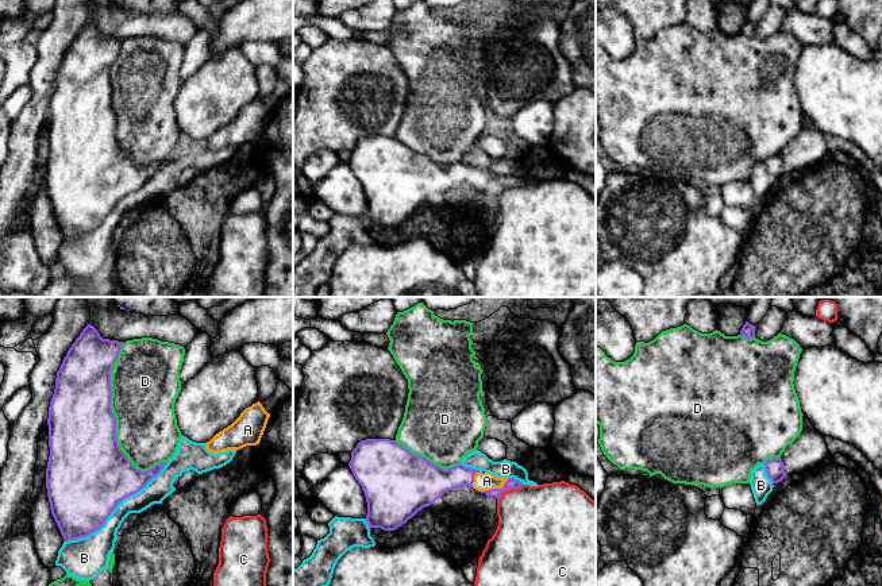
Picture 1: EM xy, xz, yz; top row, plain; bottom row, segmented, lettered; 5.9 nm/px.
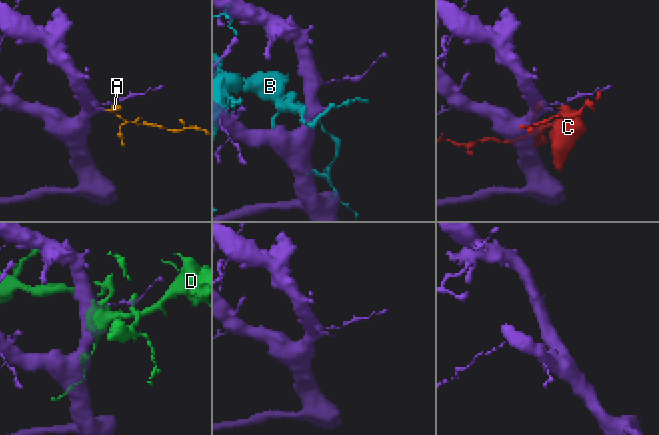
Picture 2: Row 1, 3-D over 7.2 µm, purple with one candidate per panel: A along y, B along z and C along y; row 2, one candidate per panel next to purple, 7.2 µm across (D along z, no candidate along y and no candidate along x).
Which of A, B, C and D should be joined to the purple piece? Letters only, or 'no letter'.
A

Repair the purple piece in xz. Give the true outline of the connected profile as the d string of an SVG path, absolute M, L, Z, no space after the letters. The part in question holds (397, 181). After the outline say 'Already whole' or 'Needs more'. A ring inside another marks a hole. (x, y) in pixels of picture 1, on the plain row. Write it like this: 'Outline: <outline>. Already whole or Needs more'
Outline: M390 136L359 139L351 150L348 163L366 194L367 212L365 217L369 225L384 228L397 227L419 208L439 197L447 188L469 184L498 197L504 189L523 184L523 180L515 176L497 176L463 162L444 167Z. Needs more

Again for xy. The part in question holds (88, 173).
Outline: M88 22L57 69L47 116L50 154L46 186L51 212L65 239L86 235L100 227L124 196L142 188L167 162L165 159L140 169L116 138L116 115L111 105L111 68L122 43L123 39L103 36Z. Already whole

